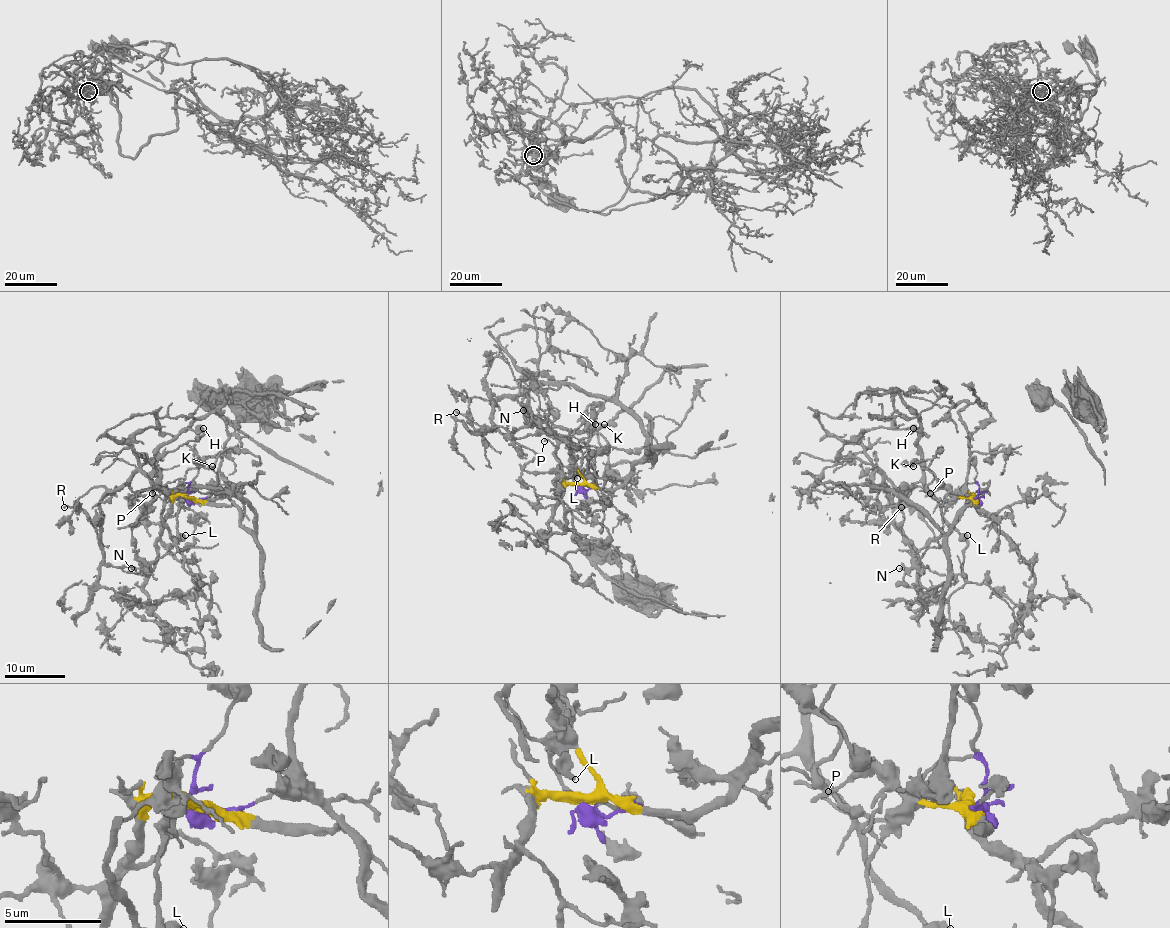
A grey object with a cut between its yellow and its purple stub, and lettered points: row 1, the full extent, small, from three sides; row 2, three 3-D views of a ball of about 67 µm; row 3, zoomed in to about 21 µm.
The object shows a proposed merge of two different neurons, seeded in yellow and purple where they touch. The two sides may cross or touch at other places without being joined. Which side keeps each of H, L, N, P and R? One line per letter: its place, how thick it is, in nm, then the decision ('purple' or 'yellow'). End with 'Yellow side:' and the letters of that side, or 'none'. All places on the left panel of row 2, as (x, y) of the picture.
H: place (203, 428); calibre 700 nm; purple
L: place (185, 535); calibre 440 nm; purple
N: place (131, 568); calibre 170 nm; yellow
P: place (152, 493); calibre 180 nm; purple
R: place (64, 507); calibre 170 nm; yellow
Yellow side: N, R

